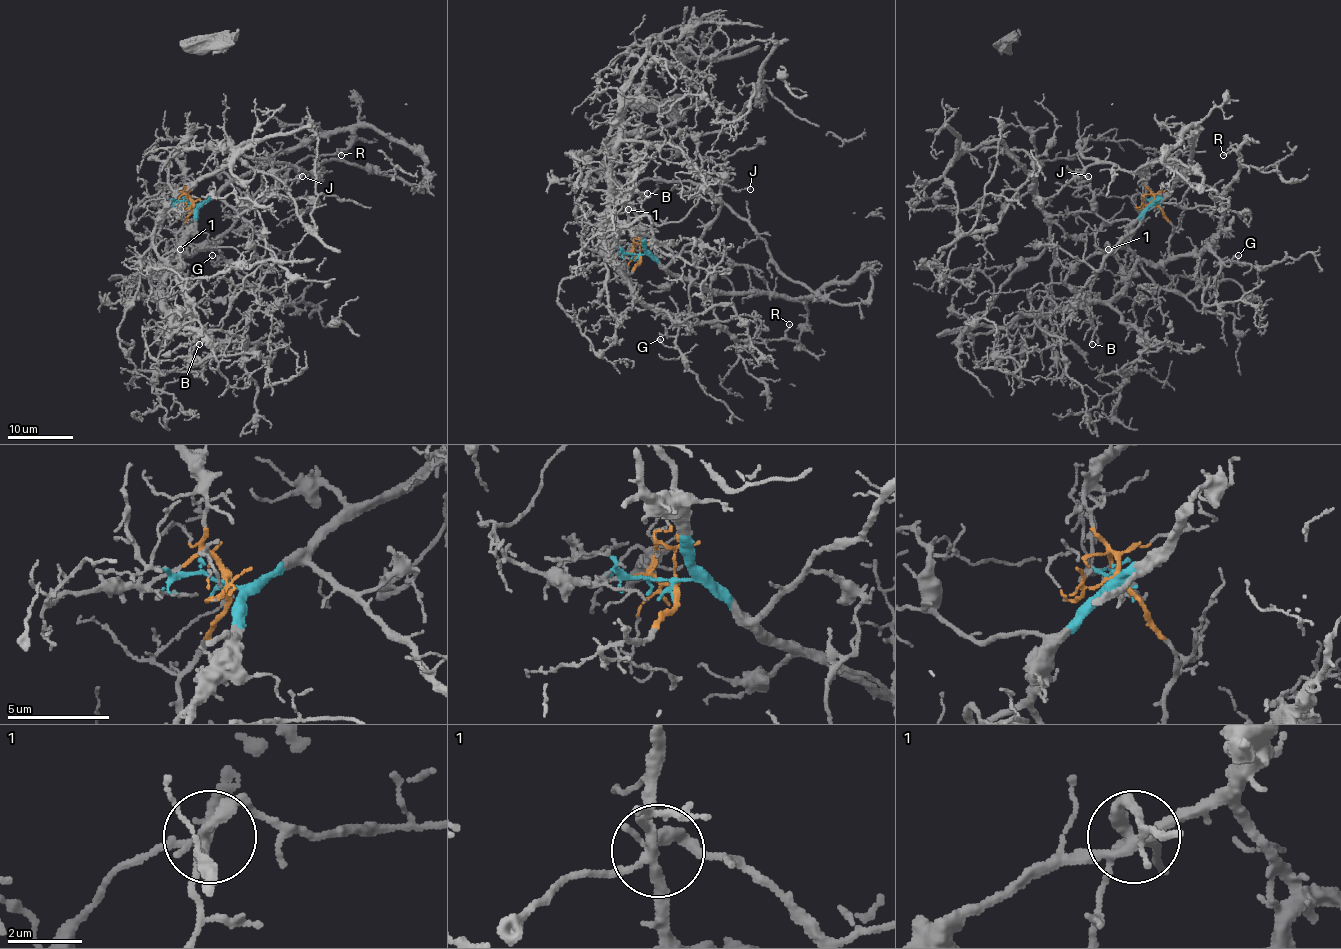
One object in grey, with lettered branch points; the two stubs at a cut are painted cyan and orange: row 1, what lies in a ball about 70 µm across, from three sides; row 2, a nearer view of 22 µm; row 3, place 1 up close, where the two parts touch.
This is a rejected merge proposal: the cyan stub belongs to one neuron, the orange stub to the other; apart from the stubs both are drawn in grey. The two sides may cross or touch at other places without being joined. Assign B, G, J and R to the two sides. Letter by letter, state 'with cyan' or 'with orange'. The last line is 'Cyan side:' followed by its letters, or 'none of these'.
B: with cyan
G: with orange
J: with cyan
R: with orange
Cyan side: B, J

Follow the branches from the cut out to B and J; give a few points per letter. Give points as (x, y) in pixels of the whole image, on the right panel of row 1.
B: (1154, 204), (1121, 242), (1105, 252), (1094, 252), (1067, 276), (1066, 284), (1079, 294), (1097, 320), (1092, 343)
J: (1154, 204), (1188, 167), (1195, 127), (1164, 160), (1195, 186), (1203, 176), (1175, 160), (1090, 163), (1087, 176)

